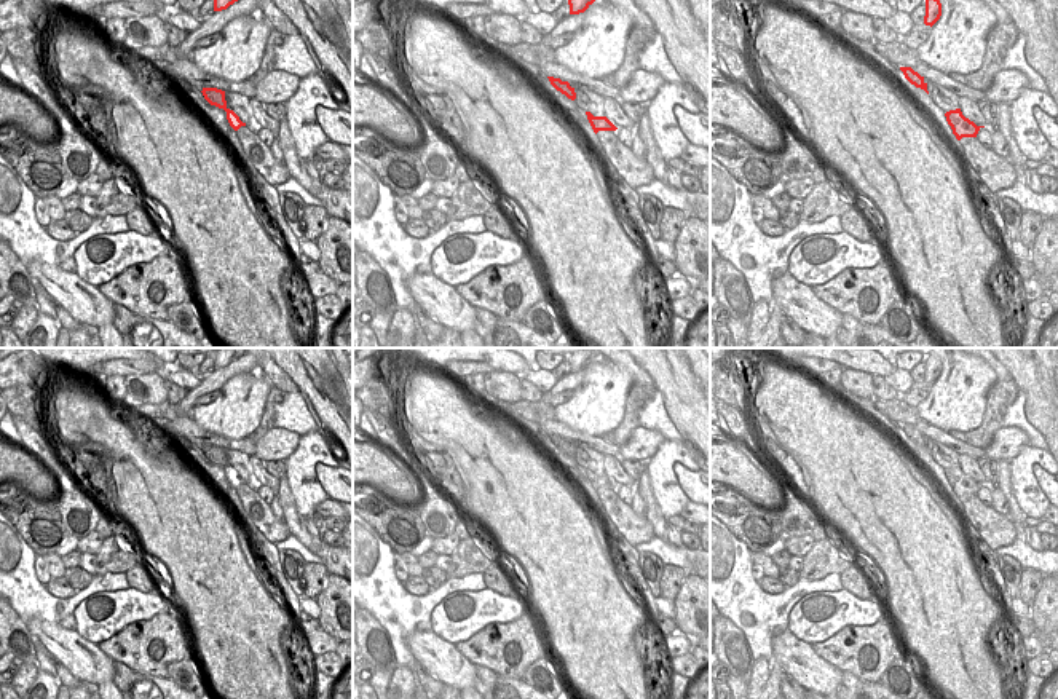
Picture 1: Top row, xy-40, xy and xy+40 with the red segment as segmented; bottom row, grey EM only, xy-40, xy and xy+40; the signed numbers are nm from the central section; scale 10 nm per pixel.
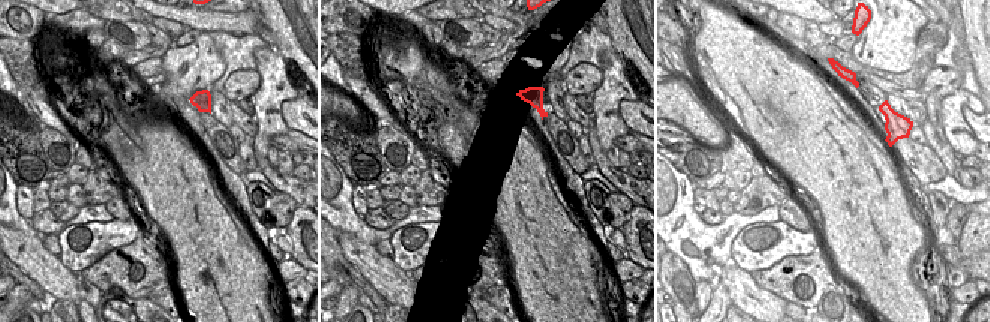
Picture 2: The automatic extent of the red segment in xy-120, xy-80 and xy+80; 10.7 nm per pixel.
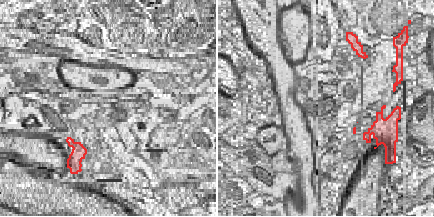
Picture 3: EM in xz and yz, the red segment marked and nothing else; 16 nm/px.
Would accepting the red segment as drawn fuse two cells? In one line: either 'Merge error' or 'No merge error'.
Merge error

